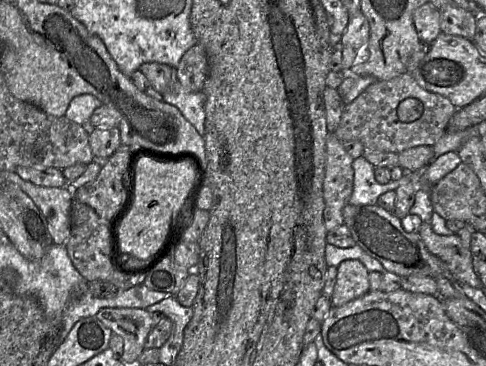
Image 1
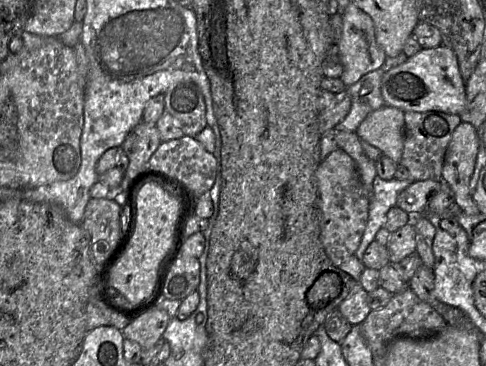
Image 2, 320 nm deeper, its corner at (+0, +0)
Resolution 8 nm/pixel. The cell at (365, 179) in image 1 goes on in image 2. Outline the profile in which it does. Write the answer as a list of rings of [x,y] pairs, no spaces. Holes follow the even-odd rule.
[[[378,176],[374,179],[370,193],[367,225],[359,247],[354,253],[360,261],[369,244],[375,240],[377,231],[384,226],[386,214],[390,208],[396,205],[399,193],[407,187],[407,180],[397,180],[396,178],[383,180]]]

